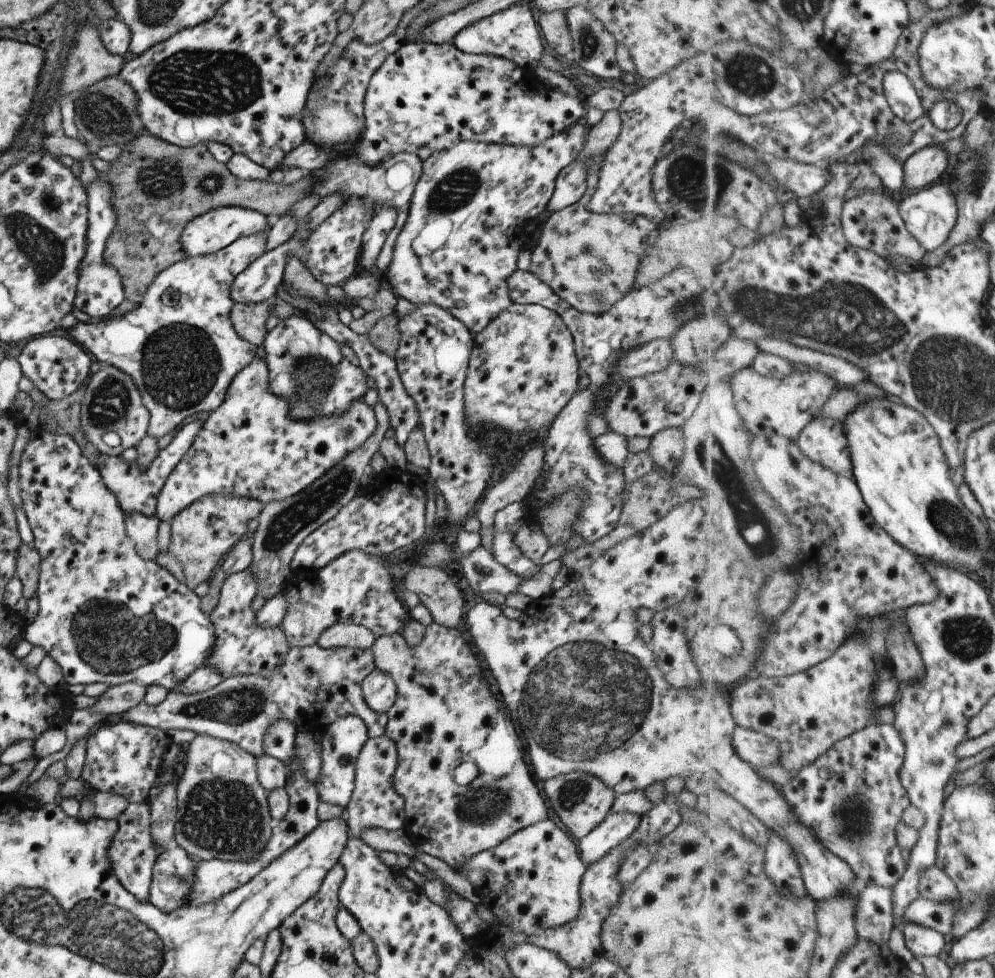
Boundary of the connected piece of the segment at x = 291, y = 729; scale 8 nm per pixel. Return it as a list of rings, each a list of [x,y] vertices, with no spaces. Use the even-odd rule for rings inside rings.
[[[274,720],[266,728],[266,736],[262,740],[264,752],[278,760],[290,760],[294,752],[294,743],[297,735],[297,725],[290,720]]]

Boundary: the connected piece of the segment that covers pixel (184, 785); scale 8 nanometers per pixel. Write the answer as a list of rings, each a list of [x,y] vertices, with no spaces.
[[[196,735],[188,746],[186,764],[176,785],[178,806],[173,844],[182,847],[195,860],[220,859],[250,862],[266,848],[274,820],[269,812],[267,792],[260,784],[256,770],[256,757],[228,740]]]

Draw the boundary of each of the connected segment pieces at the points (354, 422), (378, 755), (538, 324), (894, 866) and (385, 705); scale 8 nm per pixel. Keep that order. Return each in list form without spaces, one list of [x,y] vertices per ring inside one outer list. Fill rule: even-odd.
[[[259,356],[234,376],[226,390],[226,398],[203,422],[190,450],[181,458],[158,494],[156,516],[160,520],[170,522],[184,508],[204,496],[244,496],[260,500],[263,505],[271,500],[290,498],[344,460],[348,452],[358,450],[376,430],[374,409],[364,399],[356,400],[344,414],[334,414],[330,418],[322,416],[314,420],[294,420],[294,416],[290,416],[290,404],[268,390],[268,377],[268,364],[265,358]]]
[[[369,738],[356,759],[355,789],[345,808],[349,836],[360,839],[360,832],[369,828],[398,830],[405,826],[405,800],[394,790],[394,773],[398,764],[396,744],[390,738]]]
[[[512,303],[494,316],[482,332],[473,335],[473,339],[474,348],[464,381],[464,412],[470,430],[488,428],[508,434],[542,433],[576,395],[580,370],[574,339],[566,323],[554,310],[540,304]]]
[[[890,723],[870,725],[860,732],[841,740],[814,764],[802,768],[789,784],[782,786],[786,798],[798,812],[802,824],[808,824],[818,832],[818,838],[842,856],[857,872],[866,887],[882,885],[895,887],[909,874],[908,855],[898,844],[898,826],[906,811],[914,806],[908,788],[902,782],[902,770],[906,766],[908,748],[905,737],[897,725]]]
[[[380,669],[364,678],[362,692],[366,706],[376,714],[387,713],[396,698],[395,682]]]

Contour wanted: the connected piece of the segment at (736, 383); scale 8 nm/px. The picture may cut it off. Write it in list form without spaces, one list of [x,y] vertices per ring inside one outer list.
[[[751,365],[731,375],[729,388],[735,393],[737,409],[750,432],[757,437],[781,434],[797,441],[802,432],[822,415],[826,404],[834,396],[834,392],[838,391],[838,384],[834,377],[812,367],[804,372],[797,370],[784,379],[776,379],[758,375],[756,368]]]

